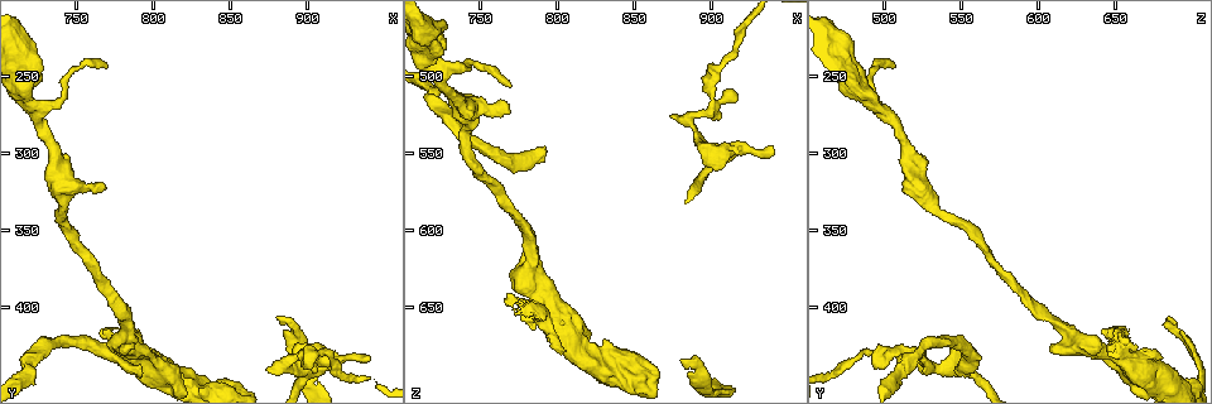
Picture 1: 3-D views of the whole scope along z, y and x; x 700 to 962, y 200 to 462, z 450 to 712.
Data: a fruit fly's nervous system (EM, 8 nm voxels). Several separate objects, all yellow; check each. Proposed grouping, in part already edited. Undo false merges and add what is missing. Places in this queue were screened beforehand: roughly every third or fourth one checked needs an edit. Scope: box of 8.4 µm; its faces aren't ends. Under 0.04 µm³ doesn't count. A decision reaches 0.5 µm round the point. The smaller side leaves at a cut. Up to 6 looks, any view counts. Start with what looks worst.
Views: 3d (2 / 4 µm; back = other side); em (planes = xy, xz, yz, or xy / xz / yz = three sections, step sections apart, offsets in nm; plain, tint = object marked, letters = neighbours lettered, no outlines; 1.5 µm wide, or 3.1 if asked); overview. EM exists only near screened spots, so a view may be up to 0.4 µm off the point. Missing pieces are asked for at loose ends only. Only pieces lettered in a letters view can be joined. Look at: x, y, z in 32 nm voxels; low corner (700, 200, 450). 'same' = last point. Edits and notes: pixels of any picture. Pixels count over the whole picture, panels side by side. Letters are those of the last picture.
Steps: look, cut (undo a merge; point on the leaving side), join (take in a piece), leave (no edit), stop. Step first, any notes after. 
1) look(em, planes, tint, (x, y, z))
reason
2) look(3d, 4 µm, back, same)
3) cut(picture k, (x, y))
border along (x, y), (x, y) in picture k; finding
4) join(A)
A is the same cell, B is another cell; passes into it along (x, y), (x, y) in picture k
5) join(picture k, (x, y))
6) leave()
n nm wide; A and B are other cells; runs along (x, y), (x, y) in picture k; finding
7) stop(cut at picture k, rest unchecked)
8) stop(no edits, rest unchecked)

look(em, xz, step 8, tint, (792, 440, 544))
long arm stops here

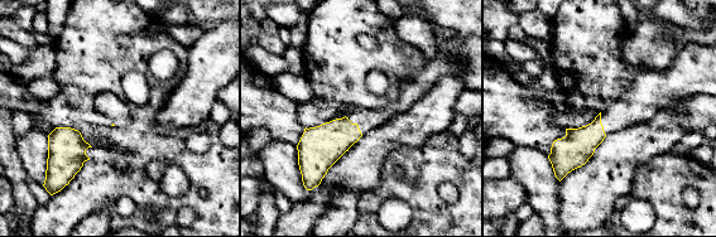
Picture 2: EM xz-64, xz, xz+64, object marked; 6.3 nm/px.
look(em, planes, letters, same)
cut it another way

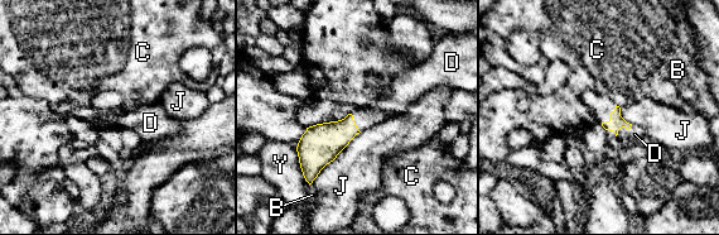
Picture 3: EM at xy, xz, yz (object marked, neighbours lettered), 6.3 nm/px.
join(D)
D is the same cell, B, C, J and Y are other cells; passes into it along (616, 121), (618, 129), (635, 134) in picture 3; it goes on there

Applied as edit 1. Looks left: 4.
look(overview)

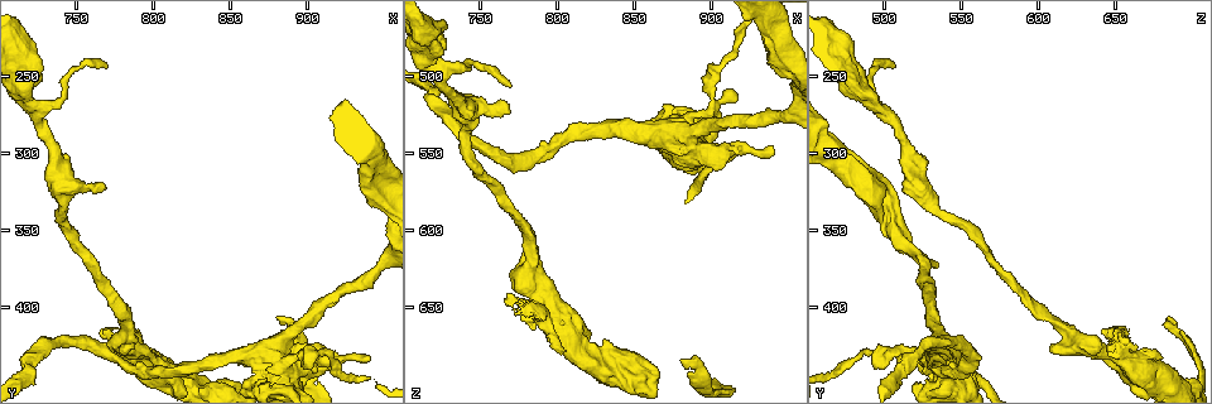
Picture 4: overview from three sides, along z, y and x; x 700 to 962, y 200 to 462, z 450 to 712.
look(em, xz, step 4, tint, (942, 434, 548))
an open end

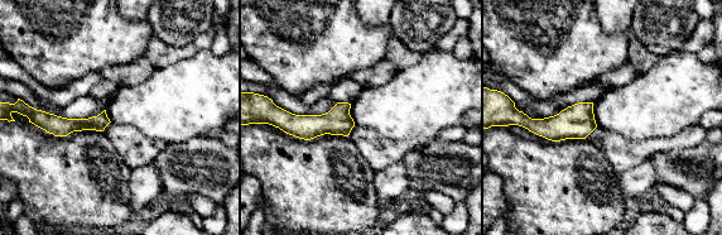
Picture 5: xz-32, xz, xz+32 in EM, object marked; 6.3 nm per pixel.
look(em, planes, letters, same)
cut it another way

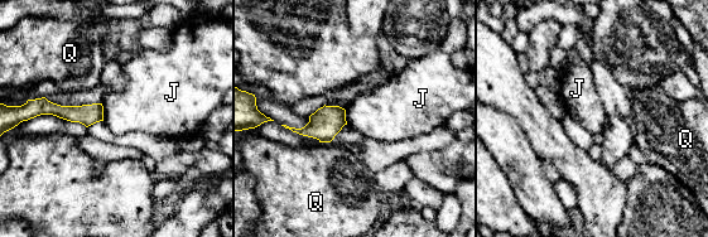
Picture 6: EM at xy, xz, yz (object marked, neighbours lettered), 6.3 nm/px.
leave()
130 nm wide; J and Q are other cells; none of them fits

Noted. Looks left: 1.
look(em, planes, letters, (770, 322, 522))
branch stops here

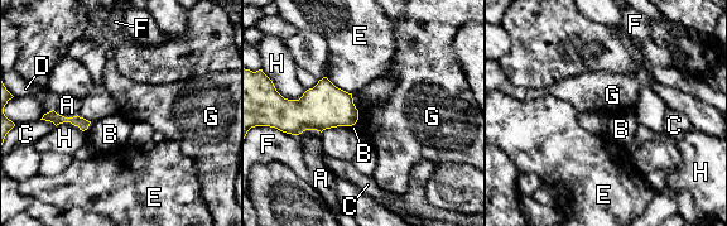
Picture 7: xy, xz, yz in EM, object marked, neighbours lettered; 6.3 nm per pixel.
leave()
A, B, C, D, E, F, G and H are other cells; border along (359, 111), (359, 119), (355, 123) in picture 7; none of them fits

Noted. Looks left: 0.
stop(join at picture 3, rest unchecked)

